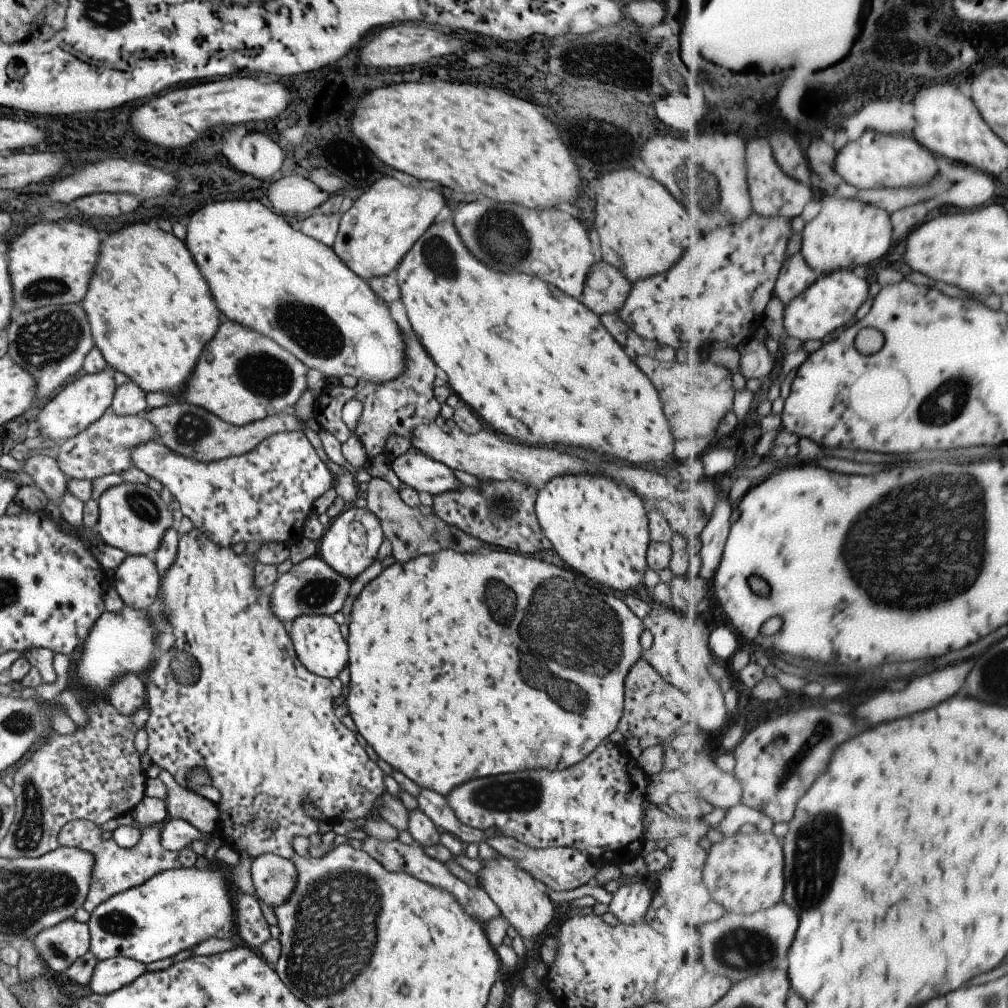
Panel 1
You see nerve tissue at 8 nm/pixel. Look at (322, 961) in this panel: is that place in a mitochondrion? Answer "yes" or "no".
yes

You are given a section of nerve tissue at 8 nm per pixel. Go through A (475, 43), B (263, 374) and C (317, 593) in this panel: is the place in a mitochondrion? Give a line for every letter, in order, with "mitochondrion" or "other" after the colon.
A: other
B: mitochondrion
C: mitochondrion

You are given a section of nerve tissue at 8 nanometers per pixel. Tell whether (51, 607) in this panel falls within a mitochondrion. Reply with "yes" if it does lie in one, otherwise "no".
no

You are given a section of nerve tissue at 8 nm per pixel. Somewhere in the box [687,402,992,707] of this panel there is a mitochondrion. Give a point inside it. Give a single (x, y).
(882, 549)

